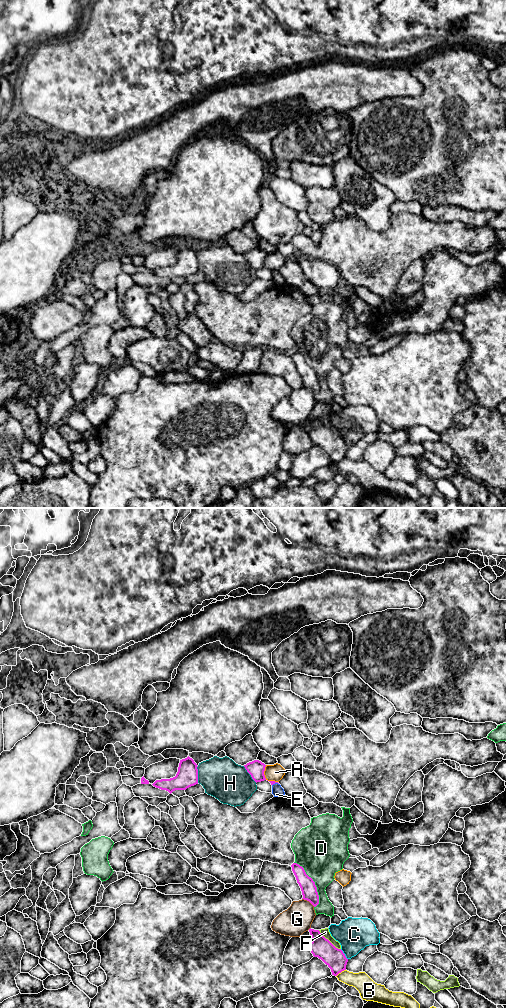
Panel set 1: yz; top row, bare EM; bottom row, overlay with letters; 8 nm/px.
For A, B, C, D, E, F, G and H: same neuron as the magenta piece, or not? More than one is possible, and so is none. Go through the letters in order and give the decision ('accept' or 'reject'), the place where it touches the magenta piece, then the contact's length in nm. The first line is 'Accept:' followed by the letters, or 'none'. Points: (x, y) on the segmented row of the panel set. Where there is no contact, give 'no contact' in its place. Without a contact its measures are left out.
Accept: none
A: reject | yz (264, 777) | 170 nm
B: reject | yz (340, 972) | 100 nm
C: reject | yz (344, 954) | 110 nm
D: reject | yz (314, 883) | 400 nm
E: reject | yz (275, 782) | 60 nm
F: reject | yz (328, 940) | 240 nm
G: reject | yz (308, 900) | 120 nm
H: reject | yz (197, 774) | 140 nm

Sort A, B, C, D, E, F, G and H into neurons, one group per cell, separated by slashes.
A / B / C / D / E / F / G / H

